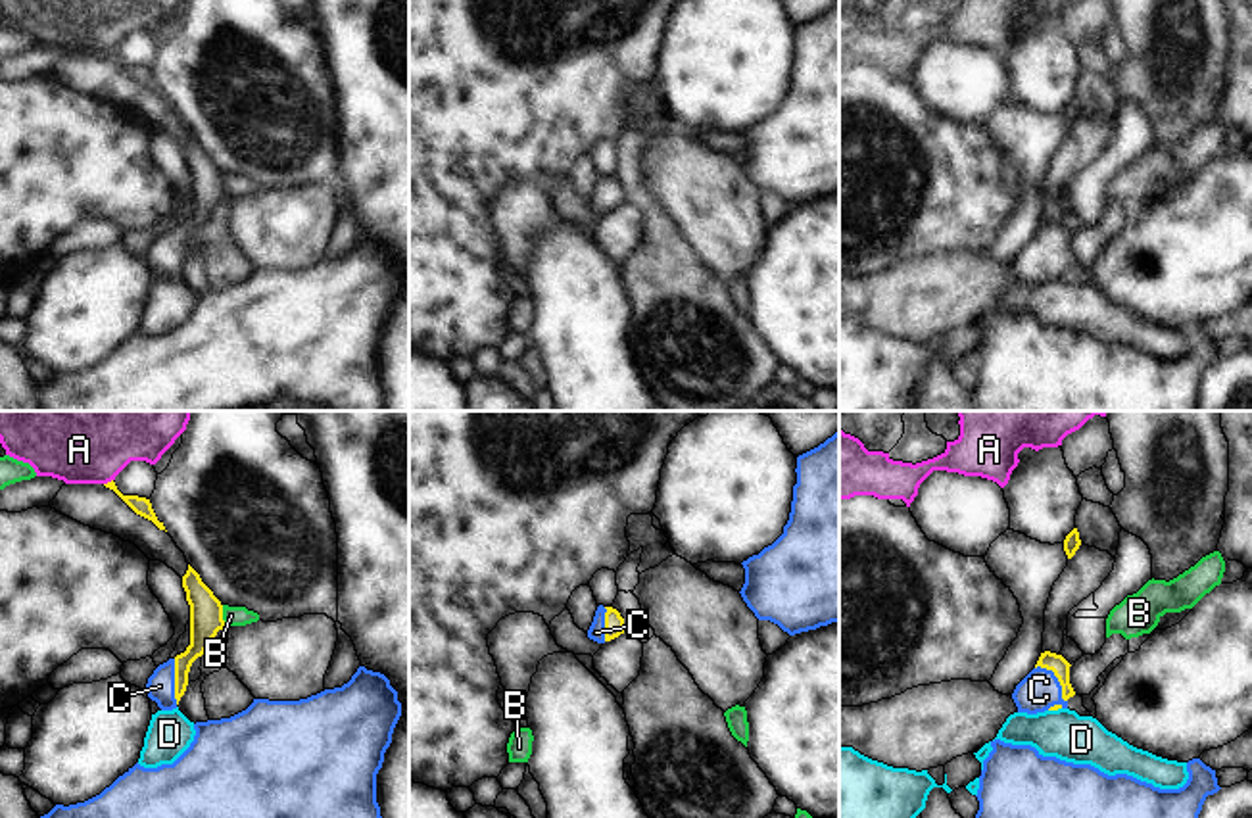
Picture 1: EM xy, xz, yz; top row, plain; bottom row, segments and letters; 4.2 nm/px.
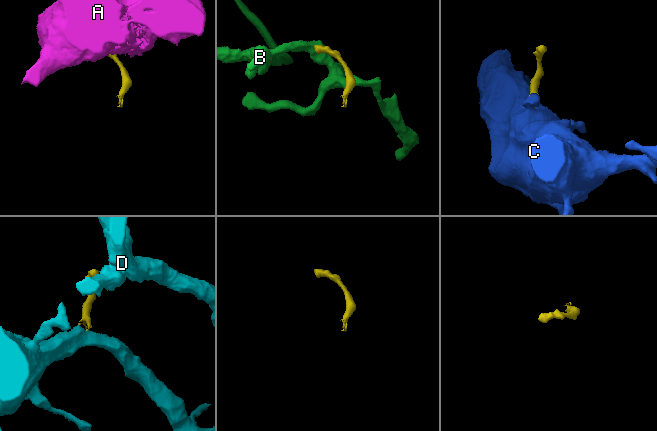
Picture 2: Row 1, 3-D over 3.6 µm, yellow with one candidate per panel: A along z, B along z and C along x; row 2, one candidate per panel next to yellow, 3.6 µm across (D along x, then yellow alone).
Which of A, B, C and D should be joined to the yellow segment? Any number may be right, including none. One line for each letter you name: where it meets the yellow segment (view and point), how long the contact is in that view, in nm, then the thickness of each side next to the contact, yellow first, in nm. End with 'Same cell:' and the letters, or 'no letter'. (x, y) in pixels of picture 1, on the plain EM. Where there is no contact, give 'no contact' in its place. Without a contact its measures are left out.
C: meets yellow in yz at (1059, 250); contact 200 nm long; 80 nm thick on the yellow side, 170 nm on the other
Same cell: C

